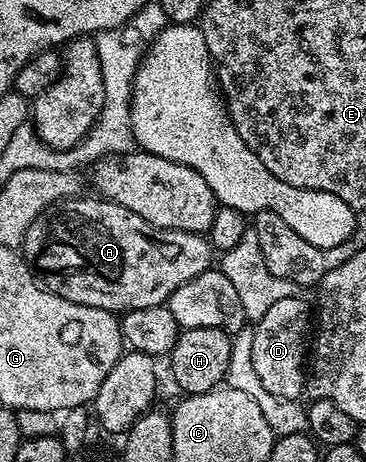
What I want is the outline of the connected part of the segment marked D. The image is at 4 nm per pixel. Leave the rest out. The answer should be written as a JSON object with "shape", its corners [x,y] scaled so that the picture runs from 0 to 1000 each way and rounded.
{"shape":[[[811,639],[792,647],[770,647],[716,682],[710,695],[697,697],[689,712],[689,784],[716,825],[716,838],[738,846],[738,855],[770,855],[773,859],[817,861],[836,842],[836,749],[847,738],[847,660]]]}

